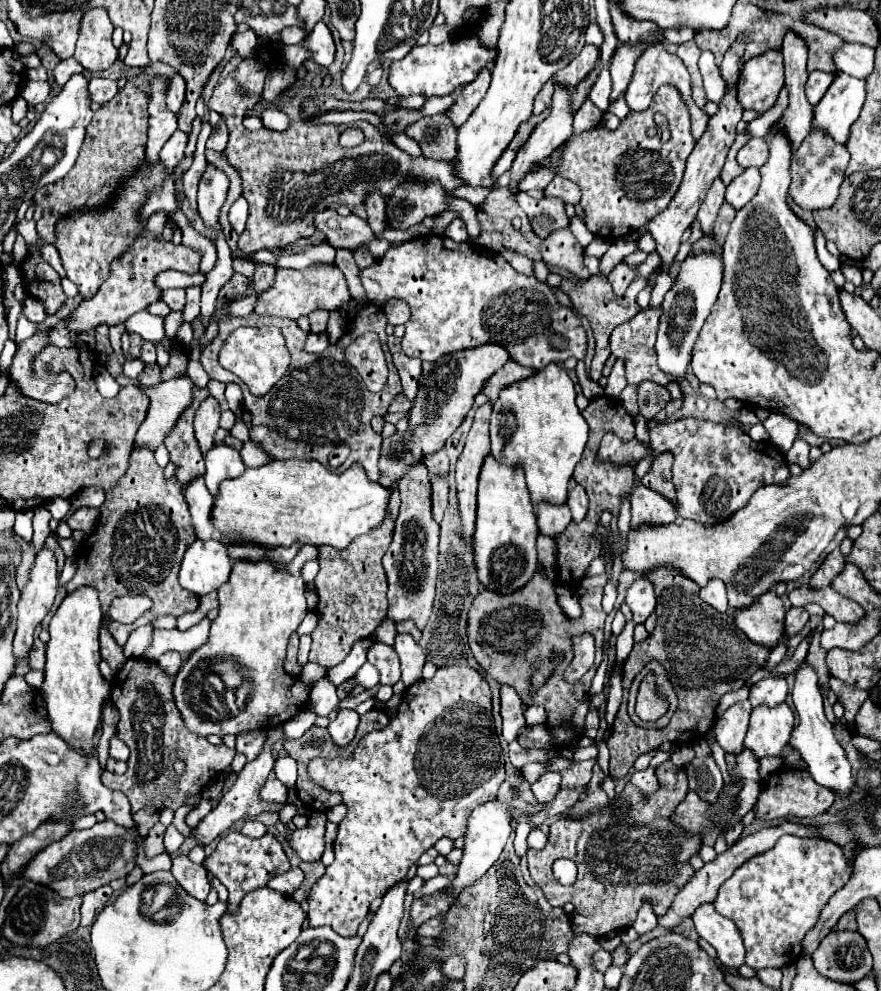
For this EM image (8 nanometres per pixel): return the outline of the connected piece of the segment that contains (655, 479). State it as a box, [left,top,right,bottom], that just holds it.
[641,453,677,507]

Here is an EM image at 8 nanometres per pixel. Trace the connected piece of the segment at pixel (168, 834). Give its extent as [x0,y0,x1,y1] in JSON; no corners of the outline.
[165,825,185,853]

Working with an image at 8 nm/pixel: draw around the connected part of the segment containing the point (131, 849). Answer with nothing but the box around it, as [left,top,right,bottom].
[21,821,137,897]

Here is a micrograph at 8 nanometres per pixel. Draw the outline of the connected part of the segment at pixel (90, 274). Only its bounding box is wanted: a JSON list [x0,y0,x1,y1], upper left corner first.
[57,163,165,299]

